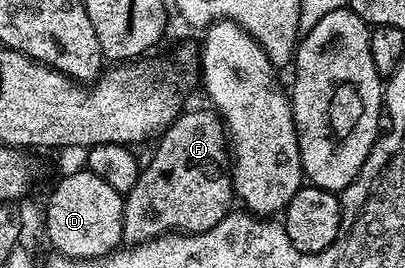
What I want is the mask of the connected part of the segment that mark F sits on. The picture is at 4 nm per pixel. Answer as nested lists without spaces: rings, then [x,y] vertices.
[[[211,109],[196,110],[193,114],[181,113],[159,135],[158,141],[160,143],[157,144],[152,159],[141,169],[140,178],[124,200],[123,241],[128,244],[147,242],[149,238],[173,232],[201,234],[221,222],[230,212],[231,206],[228,205],[234,202],[232,176],[226,169],[226,162],[224,166],[226,131],[223,121]]]

